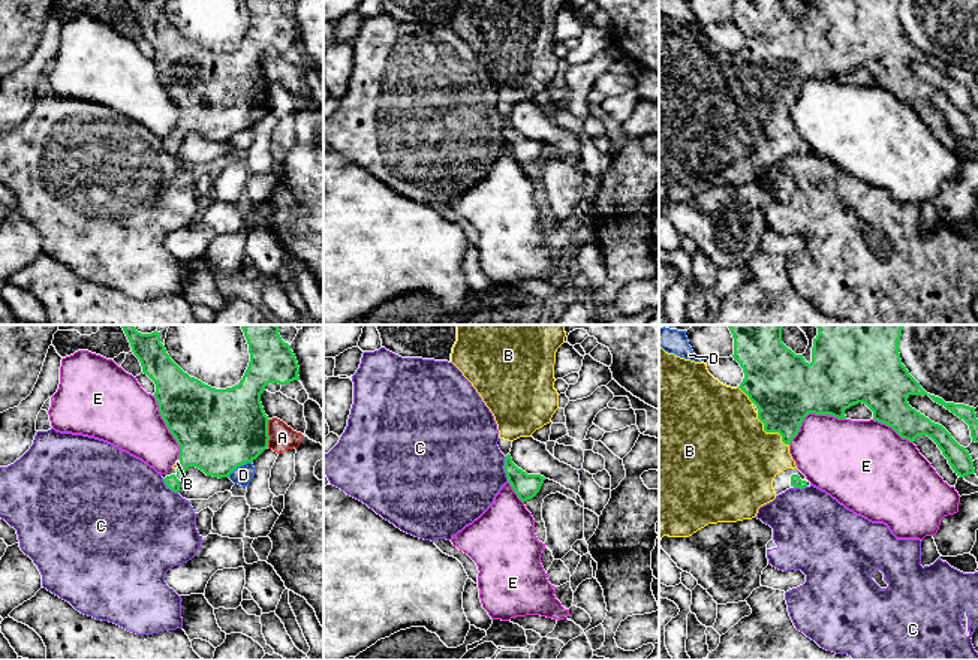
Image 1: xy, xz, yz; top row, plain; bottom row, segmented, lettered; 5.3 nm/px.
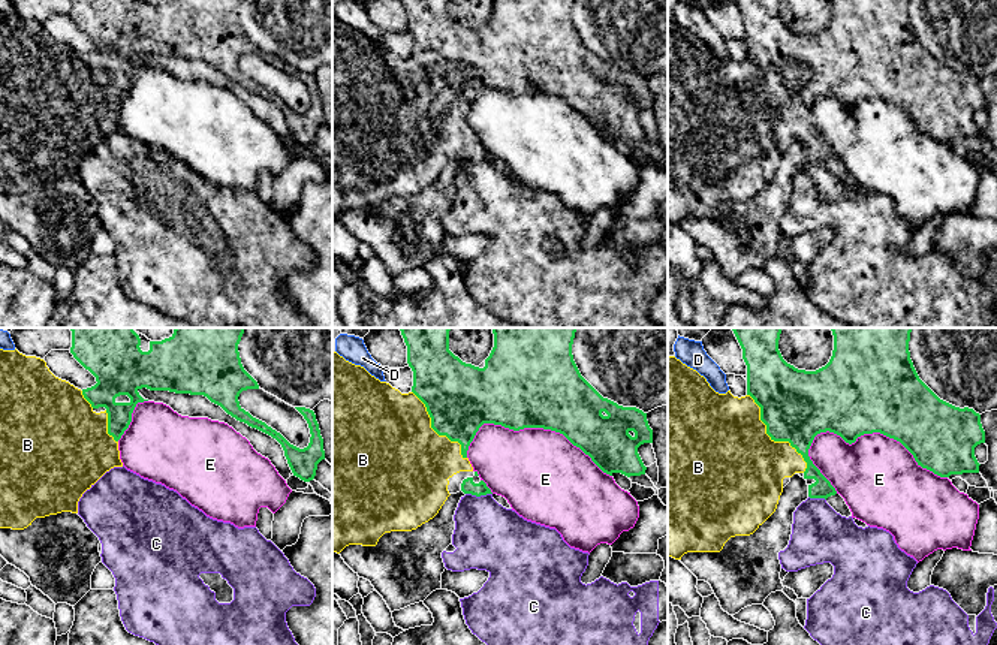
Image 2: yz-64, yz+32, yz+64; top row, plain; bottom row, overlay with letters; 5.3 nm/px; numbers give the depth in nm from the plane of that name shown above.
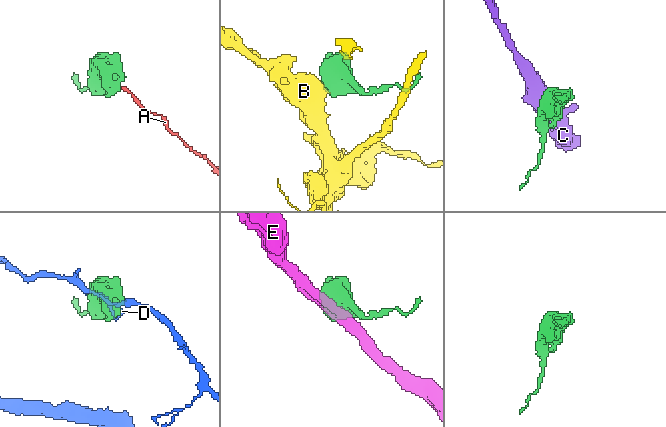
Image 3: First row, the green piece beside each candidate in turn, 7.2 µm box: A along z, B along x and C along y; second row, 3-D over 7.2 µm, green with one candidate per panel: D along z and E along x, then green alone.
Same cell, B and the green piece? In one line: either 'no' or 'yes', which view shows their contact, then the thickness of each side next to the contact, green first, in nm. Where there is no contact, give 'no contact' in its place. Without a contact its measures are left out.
yes | yz | 360/460 nm

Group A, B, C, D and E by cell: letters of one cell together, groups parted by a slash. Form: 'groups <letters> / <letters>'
groups A / B / C / D / E

